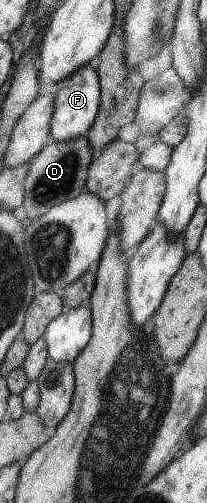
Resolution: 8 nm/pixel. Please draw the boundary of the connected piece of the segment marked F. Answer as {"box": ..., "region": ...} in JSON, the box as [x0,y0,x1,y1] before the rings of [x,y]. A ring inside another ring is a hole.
{"box":[52,65,102,142],"region":[[[89,65],[82,67],[75,74],[57,84],[56,113],[52,119],[52,139],[57,142],[70,142],[83,138],[92,129],[100,114],[102,87],[100,74]]]}

